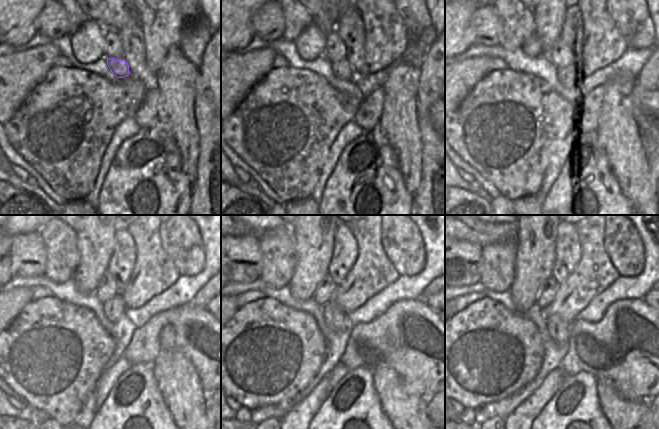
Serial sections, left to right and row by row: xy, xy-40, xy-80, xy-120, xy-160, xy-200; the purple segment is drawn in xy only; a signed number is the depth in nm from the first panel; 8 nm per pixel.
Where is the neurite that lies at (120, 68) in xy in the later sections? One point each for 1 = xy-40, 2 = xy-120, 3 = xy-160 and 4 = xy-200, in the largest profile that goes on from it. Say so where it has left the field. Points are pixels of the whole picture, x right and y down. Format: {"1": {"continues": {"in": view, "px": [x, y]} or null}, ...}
{"1": {"continues": {"in": "xy-40", "px": [342, 69]}}, "2": {"continues": {"in": "xy-120", "px": [113, 309]}}, "3": {"continues": {"in": "xy-160", "px": [335, 319]}}, "4": {"continues": {"in": "xy-200", "px": [558, 329]}}}

